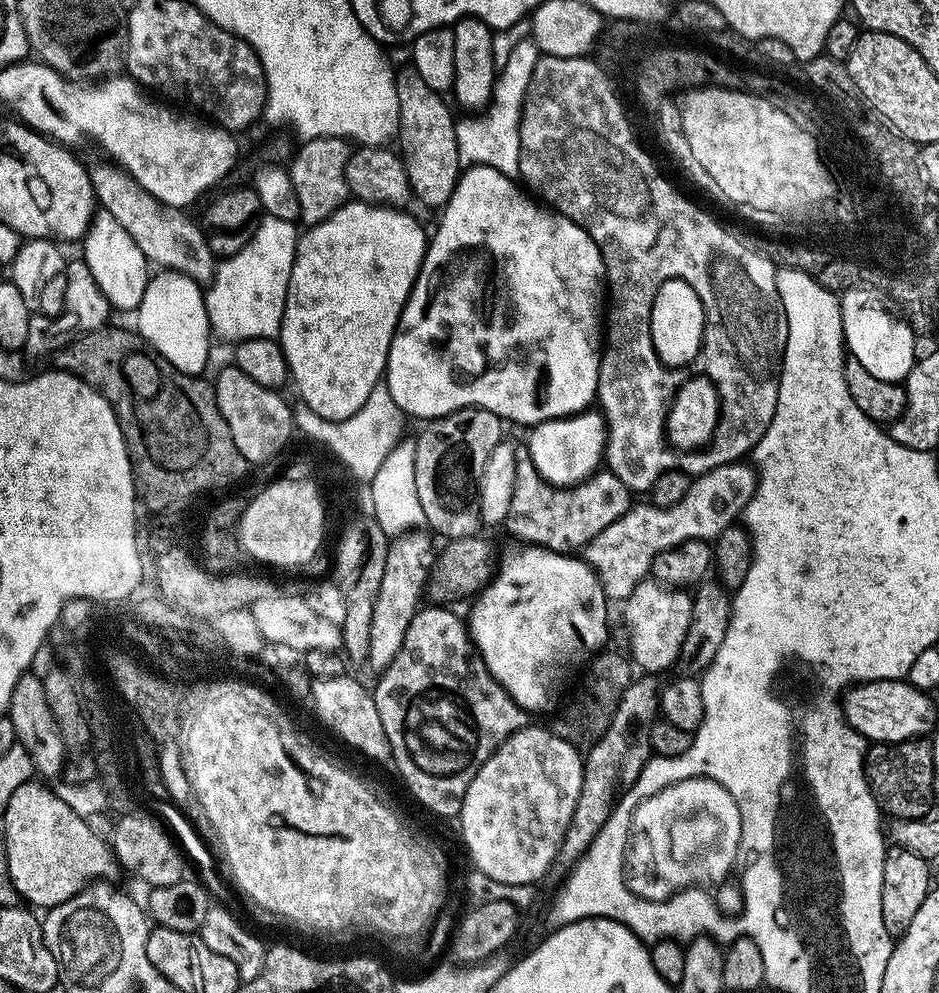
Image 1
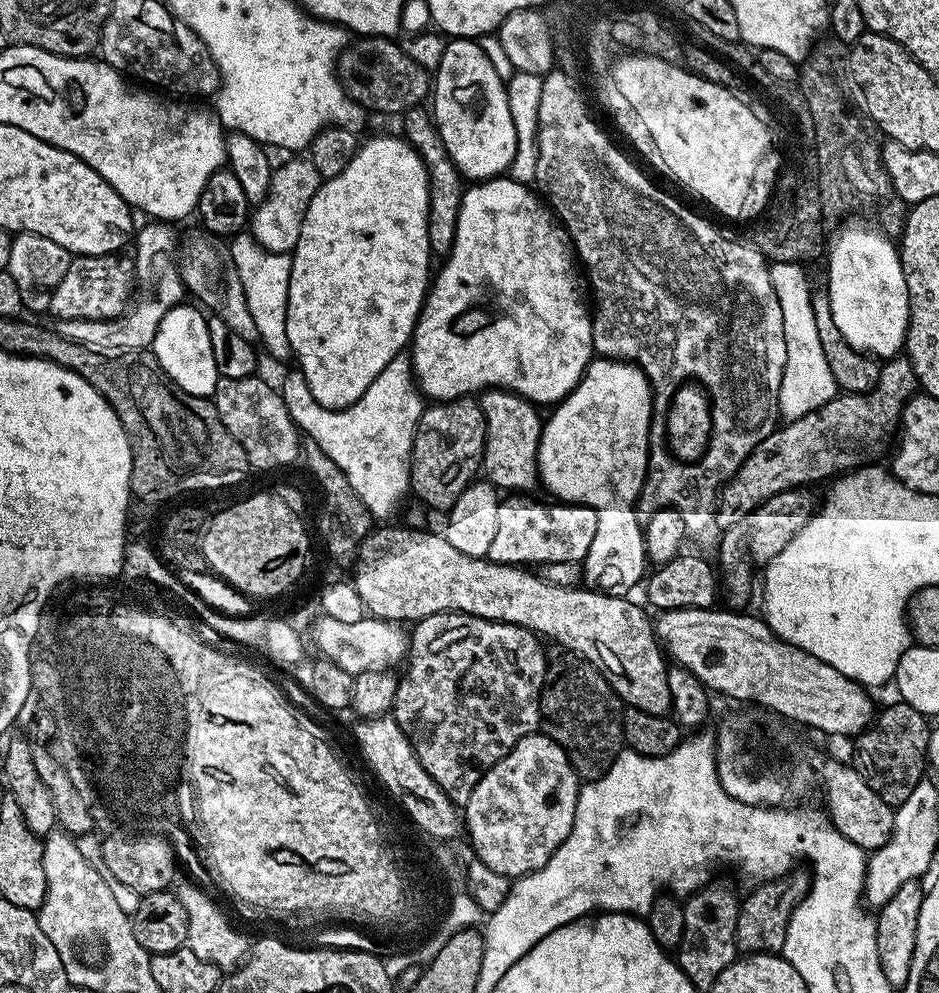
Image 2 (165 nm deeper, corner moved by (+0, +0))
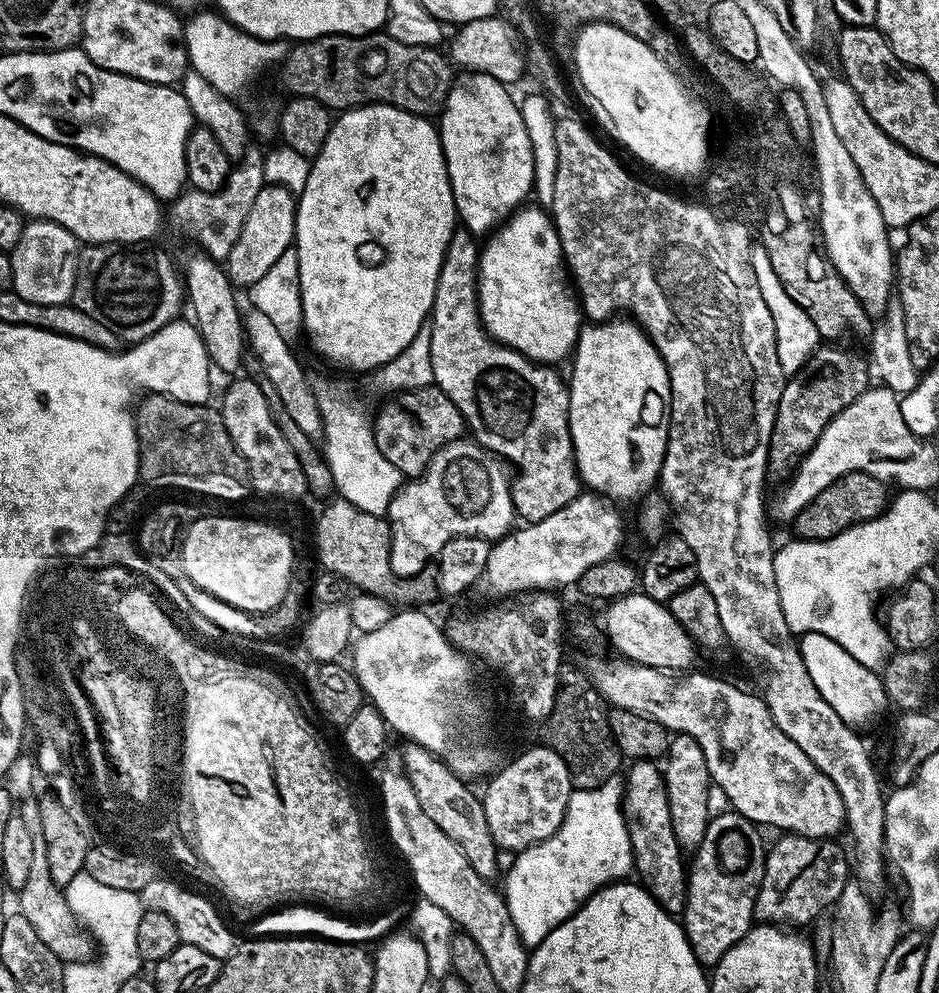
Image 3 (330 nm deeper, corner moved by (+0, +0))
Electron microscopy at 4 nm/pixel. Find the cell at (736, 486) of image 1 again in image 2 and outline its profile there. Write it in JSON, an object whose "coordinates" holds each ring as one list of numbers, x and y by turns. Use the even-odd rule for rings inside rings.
{"coordinates":[[892,358,887,362,880,364,880,382,876,387,872,388,868,392,849,392,847,394,838,394,830,402,826,402,822,405,819,412,811,412,806,414,802,418,797,420,789,420,783,426,777,427,776,431,771,432,770,435,766,437,762,443,760,443,750,455,748,455,742,462,742,466,737,470,732,479,728,481,727,484,723,485,722,491,718,496,718,516,728,523,728,526,736,520,736,516,741,516,741,518,747,517,749,514,756,511,760,505,766,503,768,499,774,494,779,492,785,492,787,488,802,488,805,486,813,486,819,480,825,480,825,482,831,481,833,478,839,477,841,474,847,473,849,470,855,469,857,466,864,466,869,463,868,460,871,456,876,456,884,448,884,443,887,442,888,438,895,435,897,429,899,429,902,423,902,417,904,415,904,406,912,399,913,396,917,395,918,392,918,381,916,379,916,371,912,368,912,361,907,358]]}

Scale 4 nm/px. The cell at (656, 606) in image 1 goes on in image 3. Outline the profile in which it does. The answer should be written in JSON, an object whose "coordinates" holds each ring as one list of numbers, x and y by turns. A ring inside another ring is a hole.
{"coordinates":[[673,735,668,742,668,755,662,760,662,771,674,834,681,849,695,850,700,847,706,834,710,819,708,799,711,798,712,792,714,796,714,785,710,770,706,766,706,754,702,754,702,746,698,746,698,742,694,742,694,738,689,736]]}

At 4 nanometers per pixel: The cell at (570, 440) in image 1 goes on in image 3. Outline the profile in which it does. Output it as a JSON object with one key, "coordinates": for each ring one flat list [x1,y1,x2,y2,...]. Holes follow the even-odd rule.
{"coordinates":[[613,318,581,327,571,364,568,425,581,481,613,502,636,500,657,483,666,454,672,391,664,359,635,320]]}

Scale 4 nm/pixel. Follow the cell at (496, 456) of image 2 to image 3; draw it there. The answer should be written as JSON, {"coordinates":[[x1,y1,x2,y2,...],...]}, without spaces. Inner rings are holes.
{"coordinates":[[463,226,457,227,446,246,442,270,438,270,438,286,434,290,434,302,432,303,432,311,430,313,430,321,432,323,430,337,432,384,443,390,446,398,450,398,450,402,454,402,454,406,458,406,467,431,471,433,476,443,481,444,486,451,496,453,497,456,507,461,514,469,514,475,511,477,512,501,516,507,517,517,521,521,533,524,542,518,546,518,546,514,554,514,554,510,562,510,562,506,566,506,566,502,574,502,574,498,580,495,582,491,582,481,580,472,576,469,576,455,572,449,570,426,568,425,568,385,563,379,560,381,560,376,556,373,557,369,555,367,547,364,538,364,536,361,518,354,518,350,508,348,504,344,499,344,484,329,484,323,480,320,480,292,476,289,476,279,480,273,480,254,482,248,479,243,476,245,476,240,477,237,469,232,467,228]]}

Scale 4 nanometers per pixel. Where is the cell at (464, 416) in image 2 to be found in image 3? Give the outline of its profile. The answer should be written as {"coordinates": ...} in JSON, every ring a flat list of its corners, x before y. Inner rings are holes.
{"coordinates":[[438,387,415,388,409,392,397,392,374,416,372,433,378,442,378,450,386,454,386,462,400,471,401,477,419,478,424,475,428,463,440,448,454,444,465,435,466,425,458,406,446,398]]}

